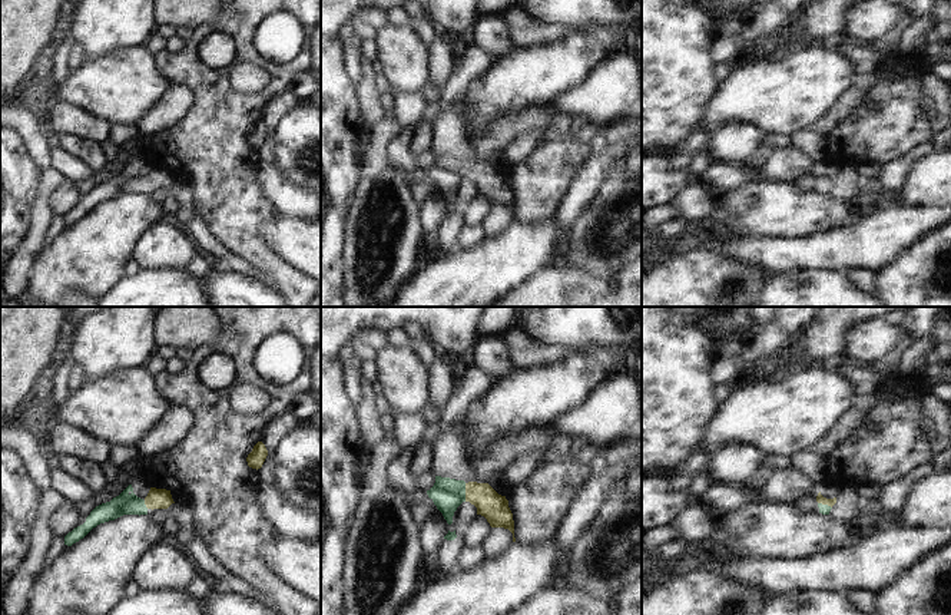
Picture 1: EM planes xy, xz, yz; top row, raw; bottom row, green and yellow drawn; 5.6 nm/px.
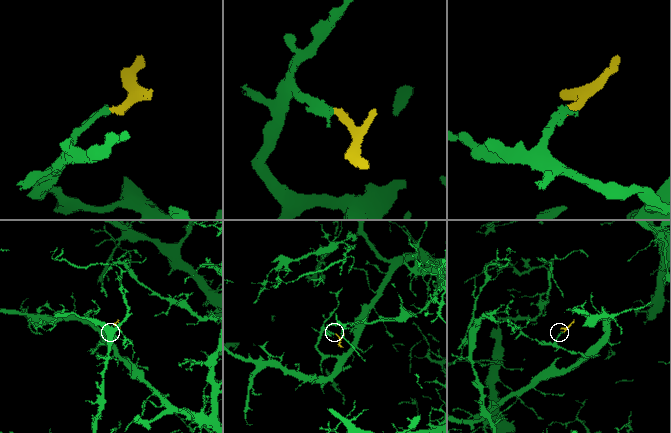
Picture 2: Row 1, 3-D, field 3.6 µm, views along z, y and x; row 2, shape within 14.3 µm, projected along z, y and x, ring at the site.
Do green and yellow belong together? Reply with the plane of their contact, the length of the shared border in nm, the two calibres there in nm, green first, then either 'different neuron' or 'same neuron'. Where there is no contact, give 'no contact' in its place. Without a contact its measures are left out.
xz | 100 nm | 180/160 nm | same neuron

